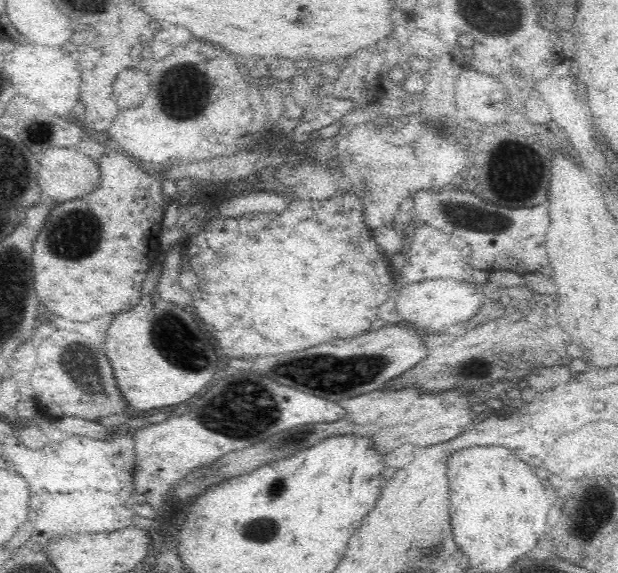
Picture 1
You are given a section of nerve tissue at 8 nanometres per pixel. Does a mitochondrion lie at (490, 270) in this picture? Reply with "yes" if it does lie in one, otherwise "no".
no

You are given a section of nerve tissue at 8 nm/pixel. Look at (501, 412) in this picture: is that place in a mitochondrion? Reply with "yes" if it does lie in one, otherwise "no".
no

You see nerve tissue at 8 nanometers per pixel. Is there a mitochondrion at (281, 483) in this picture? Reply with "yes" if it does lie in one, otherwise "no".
yes

